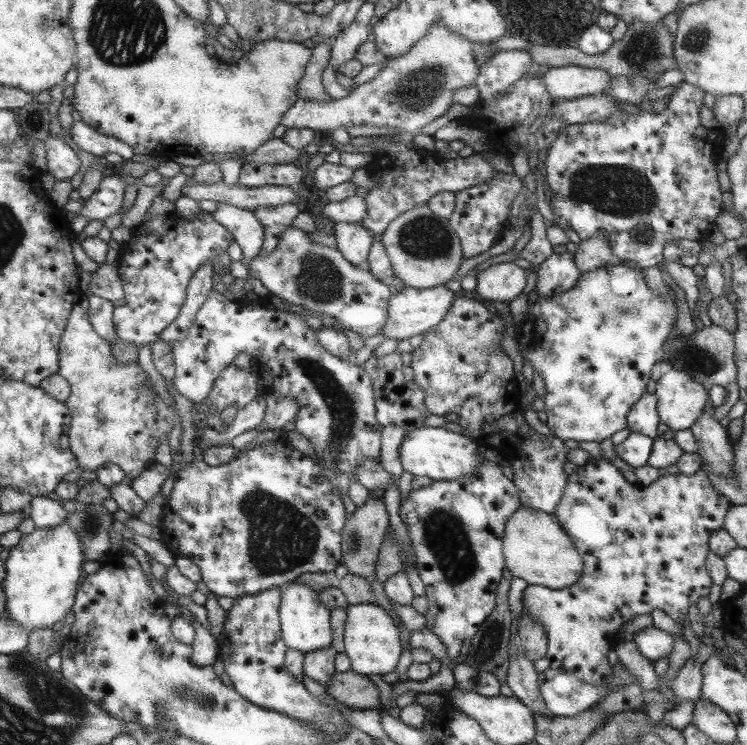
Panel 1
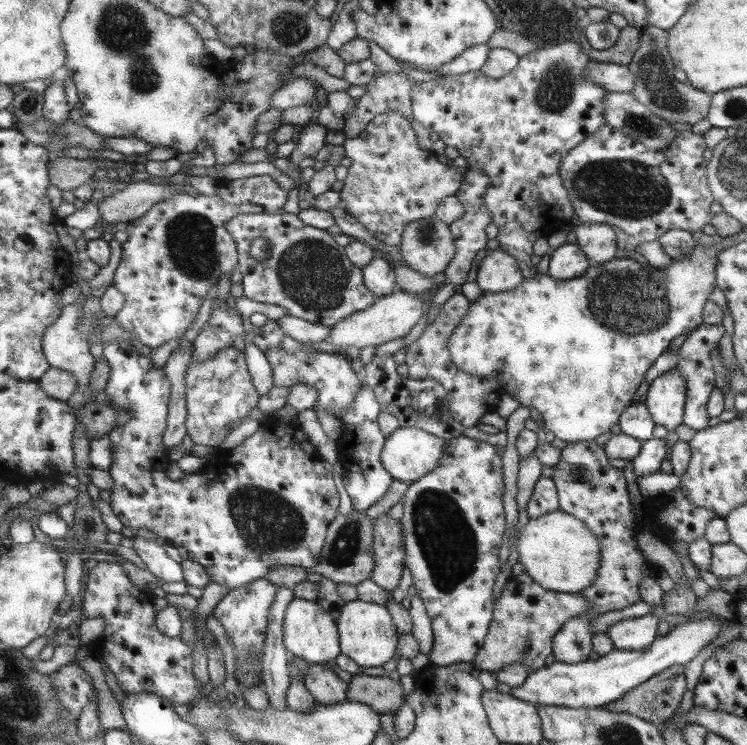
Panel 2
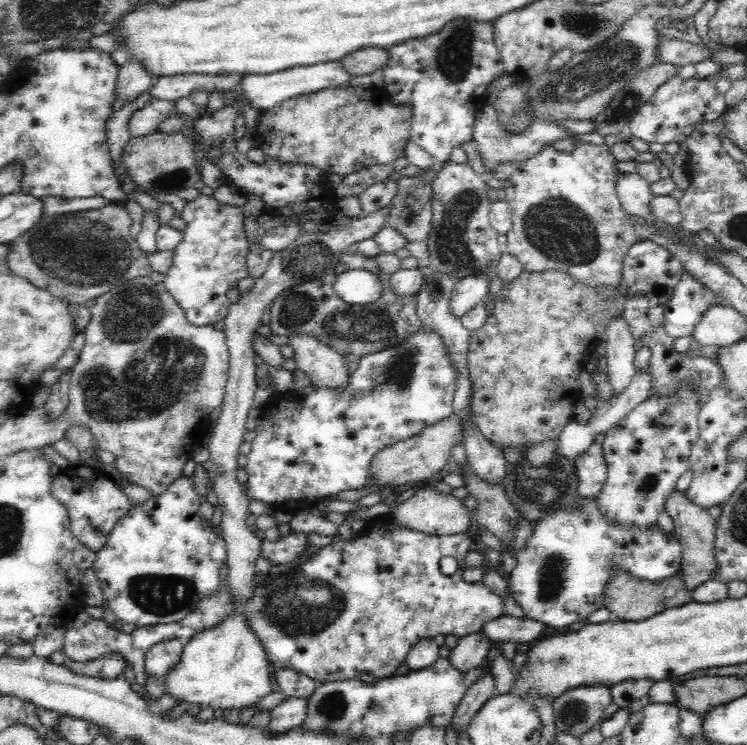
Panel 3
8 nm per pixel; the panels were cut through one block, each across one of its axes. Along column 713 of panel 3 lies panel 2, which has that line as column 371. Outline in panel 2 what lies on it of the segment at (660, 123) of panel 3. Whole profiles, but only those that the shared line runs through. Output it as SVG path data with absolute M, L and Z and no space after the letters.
M399 73L377 74L367 84L365 93L355 100L353 112L344 118L346 138L359 136L369 120L384 113L397 112L411 120L411 88L414 83L417 82Z

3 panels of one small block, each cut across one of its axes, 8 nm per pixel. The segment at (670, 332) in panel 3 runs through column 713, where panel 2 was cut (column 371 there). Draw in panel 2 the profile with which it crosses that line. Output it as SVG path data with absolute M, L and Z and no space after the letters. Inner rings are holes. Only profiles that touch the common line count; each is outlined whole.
M259 212L259 214L241 214L233 216L232 220L228 221L227 229L229 231L229 235L233 236L233 240L237 243L237 257L239 257L240 260L240 262L237 263L237 270L242 274L241 288L243 290L243 296L245 296L245 298L249 298L249 300L253 300L253 302L280 306L287 310L287 313L289 313L290 316L325 327L333 327L336 323L353 316L354 313L366 310L372 306L373 302L375 302L375 296L373 296L373 293L369 291L369 288L365 287L363 272L361 272L361 269L357 268L352 261L345 258L346 252L343 252L343 246L337 246L337 244L331 240L331 236L329 234L325 234L325 231L313 228L311 225L303 223L303 221L301 221L299 217L295 216L295 214L284 212L275 214L265 212ZM259 237L265 239L265 241L267 241L267 245L269 245L269 252L267 252L269 253L269 258L265 258L265 260L257 260L257 258L253 258L253 256L249 256L249 247L251 247L251 242L253 242L253 239L257 239Z

